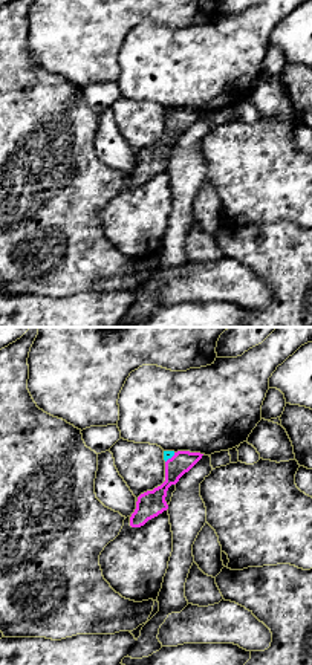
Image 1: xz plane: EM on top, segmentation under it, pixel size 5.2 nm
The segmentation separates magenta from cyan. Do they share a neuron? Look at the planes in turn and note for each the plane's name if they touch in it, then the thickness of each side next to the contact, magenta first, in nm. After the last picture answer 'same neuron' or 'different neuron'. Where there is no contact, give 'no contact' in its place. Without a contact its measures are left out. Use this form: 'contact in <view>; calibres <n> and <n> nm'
contact in xz; calibres 110 and 50 nm

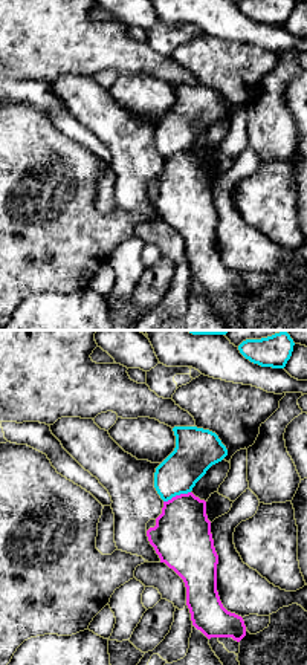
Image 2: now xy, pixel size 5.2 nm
contact in xy; calibres 320 and 220 nm

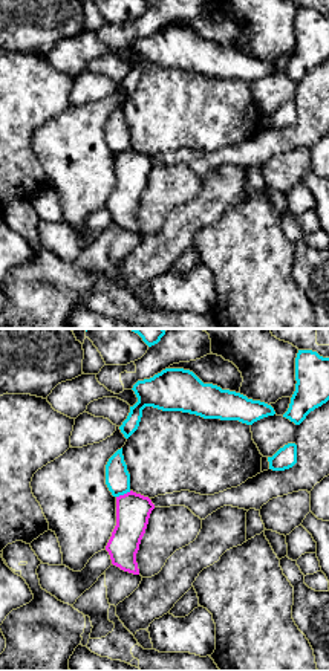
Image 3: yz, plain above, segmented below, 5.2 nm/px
contact in yz; calibres 180 and 130 nm

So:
different neuron

